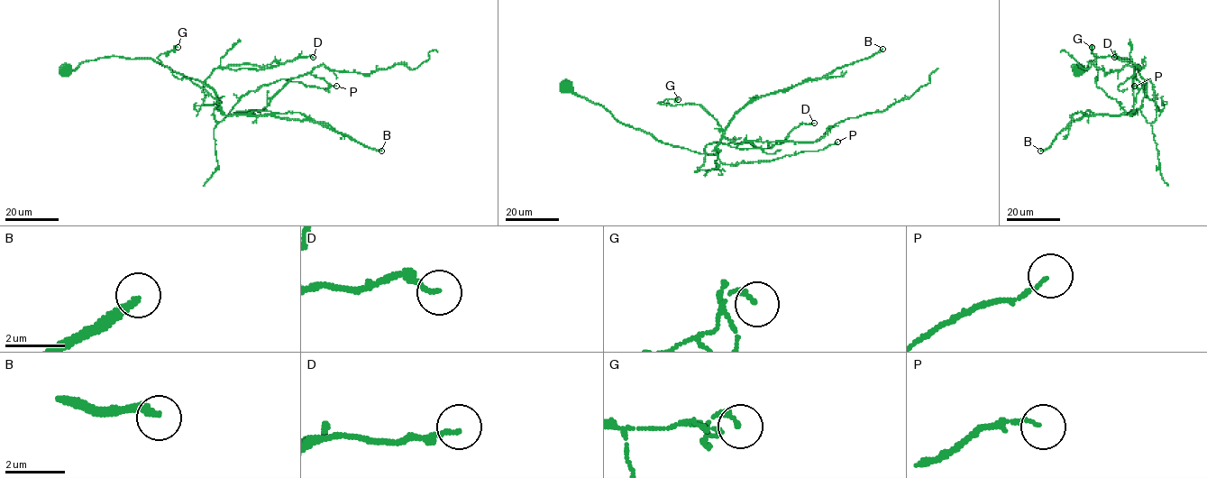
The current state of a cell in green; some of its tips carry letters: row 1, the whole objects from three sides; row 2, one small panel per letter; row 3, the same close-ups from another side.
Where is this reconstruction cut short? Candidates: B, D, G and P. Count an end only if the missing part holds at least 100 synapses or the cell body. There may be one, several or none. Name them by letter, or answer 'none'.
B

